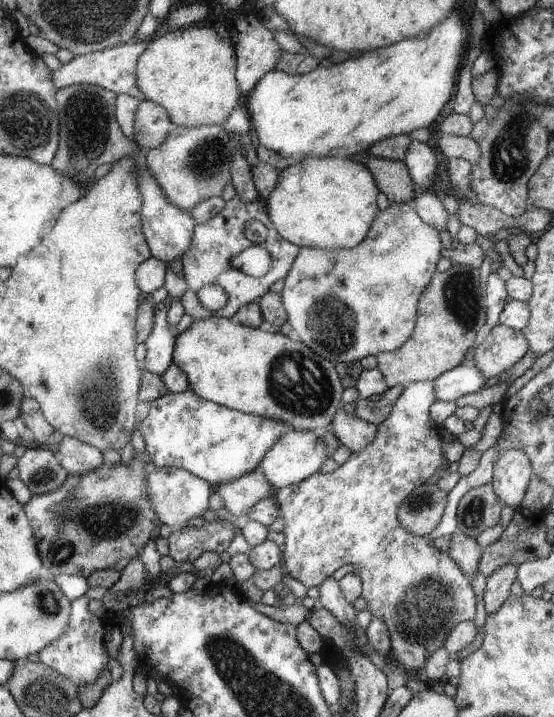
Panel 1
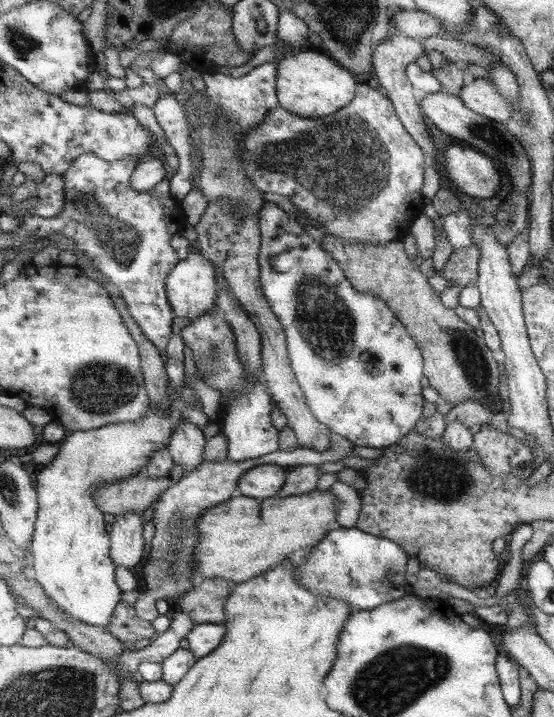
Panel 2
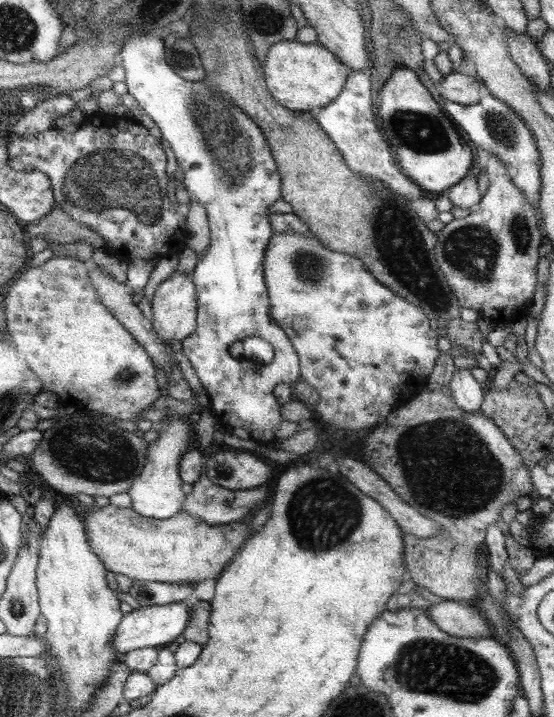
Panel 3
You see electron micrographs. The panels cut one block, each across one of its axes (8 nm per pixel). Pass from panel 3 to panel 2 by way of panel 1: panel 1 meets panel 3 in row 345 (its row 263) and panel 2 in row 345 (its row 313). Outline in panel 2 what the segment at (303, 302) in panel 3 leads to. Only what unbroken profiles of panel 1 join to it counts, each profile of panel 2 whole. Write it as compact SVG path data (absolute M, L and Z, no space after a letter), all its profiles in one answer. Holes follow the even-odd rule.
M267 202L267 206L263 206L263 212L259 214L259 230L261 290L283 326L291 370L303 390L305 404L313 418L327 426L329 432L345 438L351 446L383 450L407 438L415 422L421 418L423 404L419 386L423 376L423 356L407 334L407 328L377 294L355 290L339 262L313 242L297 220L291 220L275 204Z

